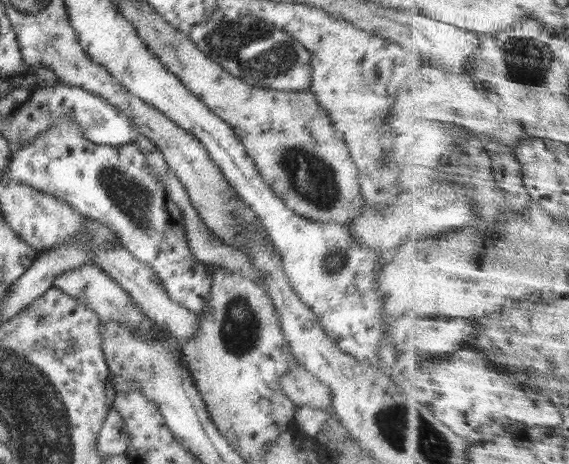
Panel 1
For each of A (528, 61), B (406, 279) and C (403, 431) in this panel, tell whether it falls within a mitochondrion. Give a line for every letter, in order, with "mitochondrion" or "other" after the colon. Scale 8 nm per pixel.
A: mitochondrion
B: other
C: mitochondrion

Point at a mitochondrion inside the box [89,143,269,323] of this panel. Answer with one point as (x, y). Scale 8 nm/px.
(131, 197)

